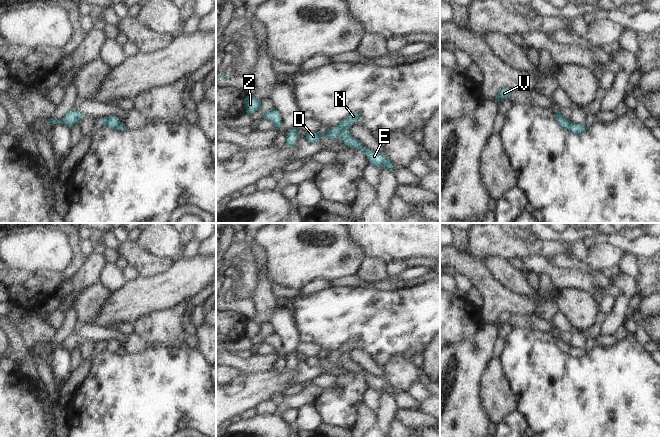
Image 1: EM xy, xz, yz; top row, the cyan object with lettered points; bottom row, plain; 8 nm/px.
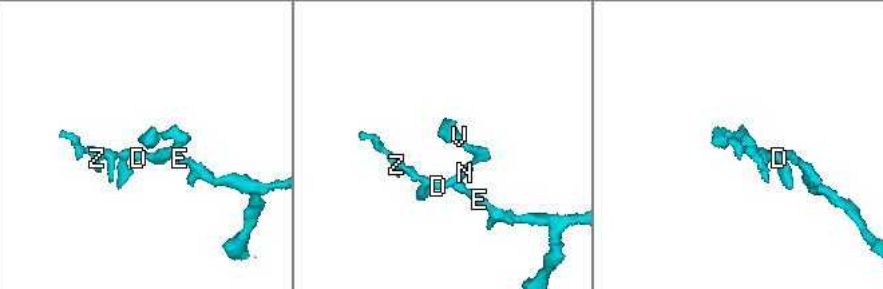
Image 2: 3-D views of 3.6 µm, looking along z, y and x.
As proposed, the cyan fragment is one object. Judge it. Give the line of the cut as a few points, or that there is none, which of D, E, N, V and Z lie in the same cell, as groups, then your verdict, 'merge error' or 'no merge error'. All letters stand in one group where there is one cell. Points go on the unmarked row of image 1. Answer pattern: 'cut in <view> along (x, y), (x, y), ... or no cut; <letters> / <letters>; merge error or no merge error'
cut in xz along (348, 352), (344, 352), (337, 360); D N V Z / E; merge error

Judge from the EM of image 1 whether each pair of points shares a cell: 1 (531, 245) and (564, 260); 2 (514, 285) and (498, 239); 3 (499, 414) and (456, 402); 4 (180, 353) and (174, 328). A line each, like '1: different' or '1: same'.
1: different
2: different
3: different
4: different

